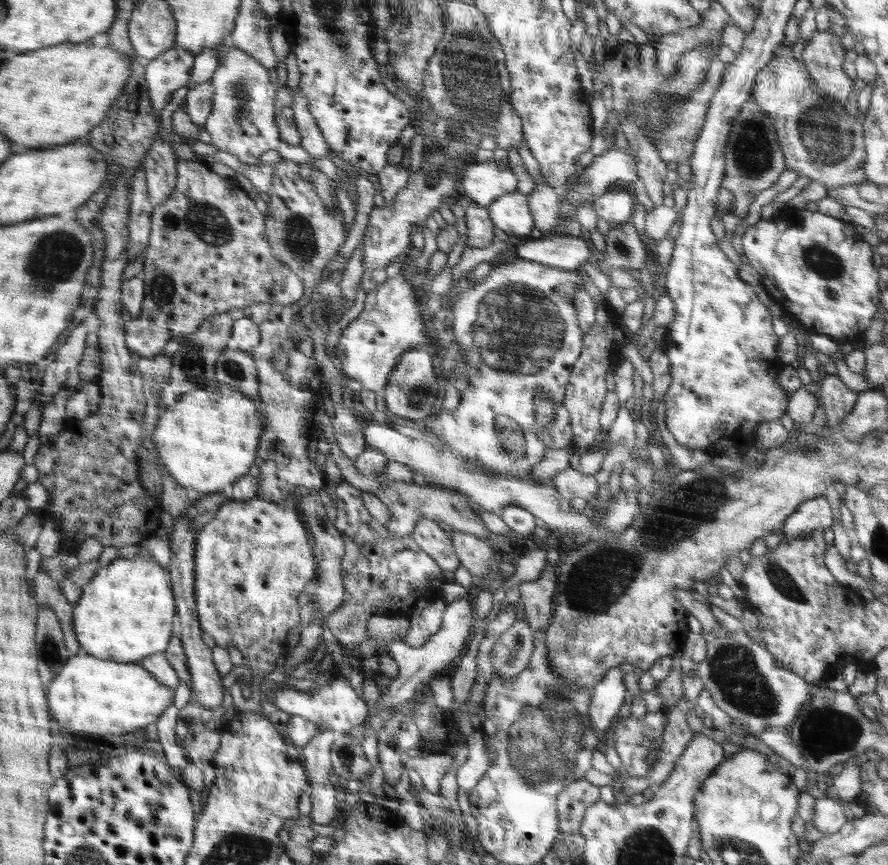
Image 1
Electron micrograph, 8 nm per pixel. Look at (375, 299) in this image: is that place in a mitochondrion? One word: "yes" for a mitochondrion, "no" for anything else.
no

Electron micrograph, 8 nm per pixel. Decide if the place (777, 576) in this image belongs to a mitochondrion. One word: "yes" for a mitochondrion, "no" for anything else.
yes

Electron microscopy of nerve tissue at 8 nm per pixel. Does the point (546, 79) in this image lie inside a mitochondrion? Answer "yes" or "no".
no

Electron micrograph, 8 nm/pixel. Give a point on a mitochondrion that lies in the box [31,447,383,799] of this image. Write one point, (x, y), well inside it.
(49, 646)

